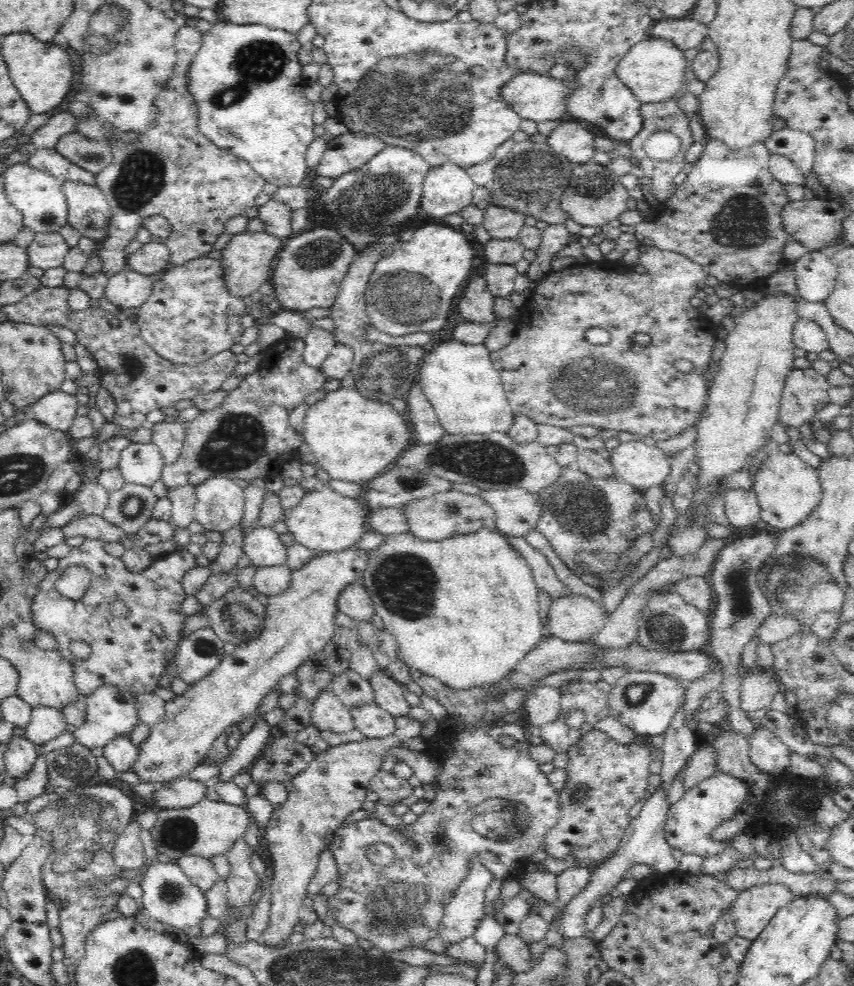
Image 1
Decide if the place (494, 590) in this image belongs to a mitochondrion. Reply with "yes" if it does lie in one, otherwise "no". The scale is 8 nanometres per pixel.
no

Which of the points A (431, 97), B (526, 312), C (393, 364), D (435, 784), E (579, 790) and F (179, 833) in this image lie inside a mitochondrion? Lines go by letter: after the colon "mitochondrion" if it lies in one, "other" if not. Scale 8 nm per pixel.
A: mitochondrion
B: other
C: mitochondrion
D: other
E: mitochondrion
F: mitochondrion

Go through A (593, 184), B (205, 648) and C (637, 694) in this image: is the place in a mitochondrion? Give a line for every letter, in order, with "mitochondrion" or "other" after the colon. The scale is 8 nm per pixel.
A: mitochondrion
B: mitochondrion
C: mitochondrion

